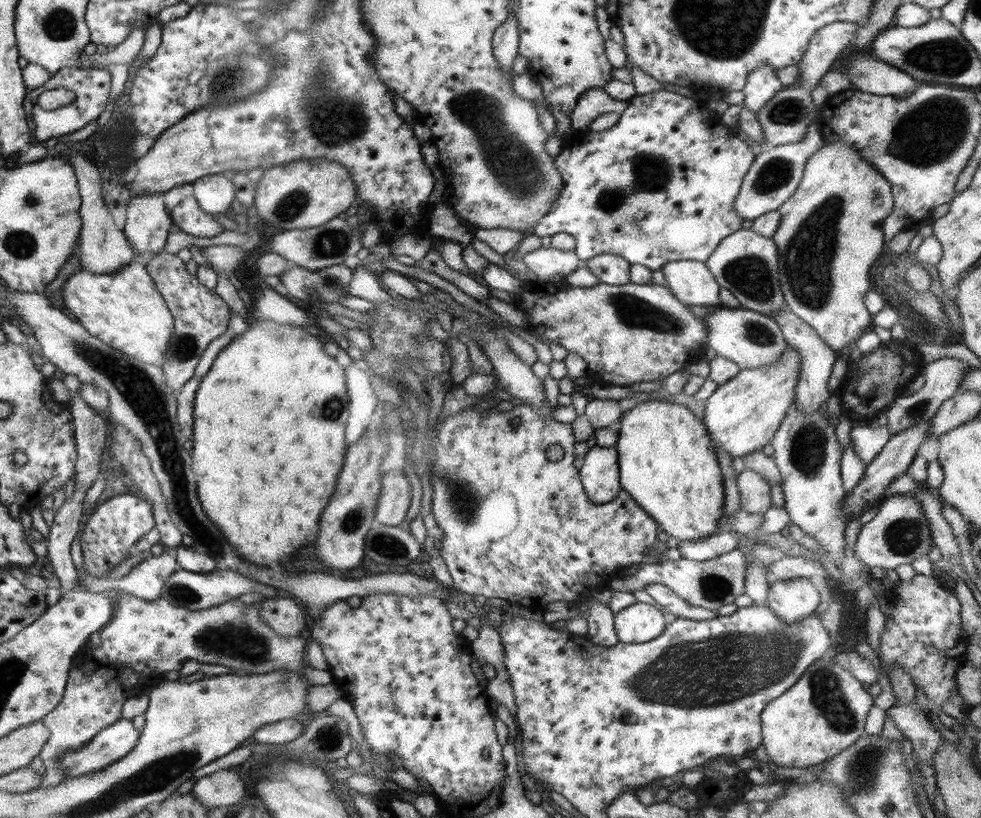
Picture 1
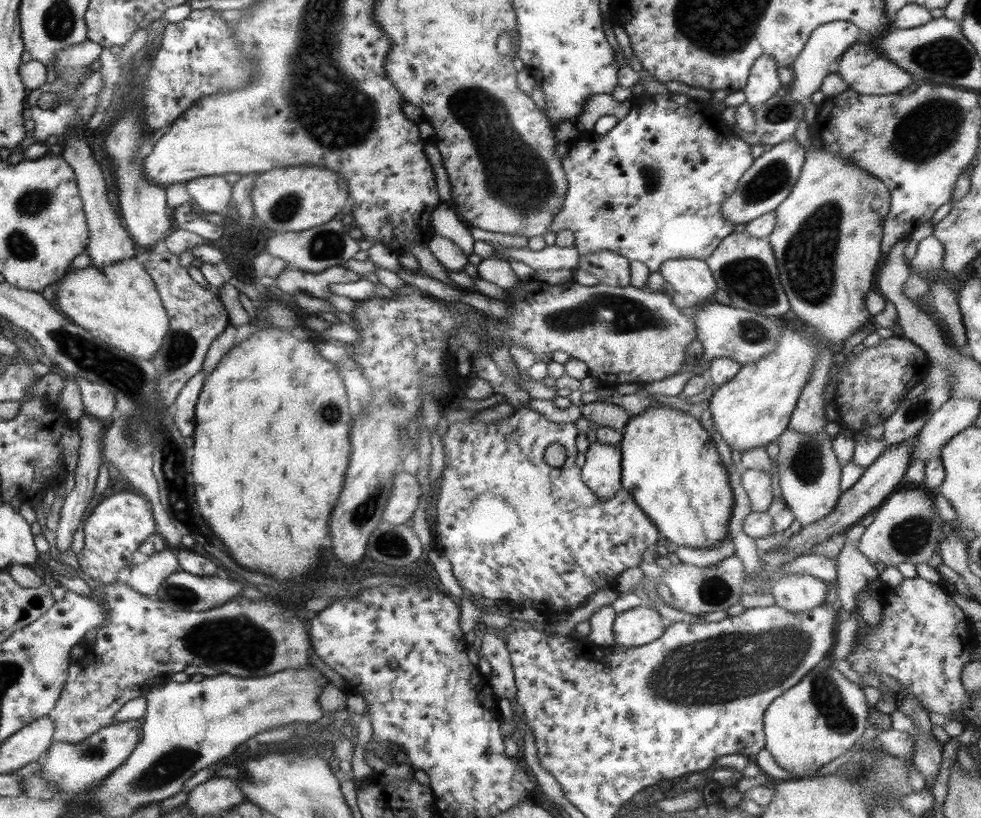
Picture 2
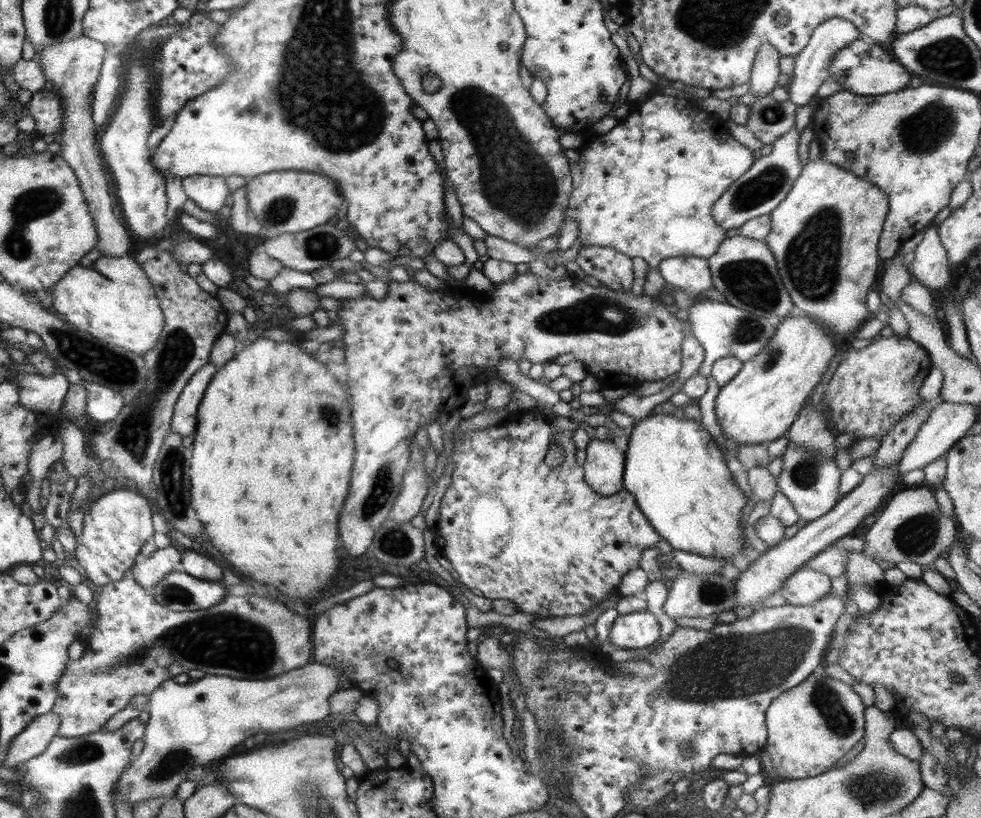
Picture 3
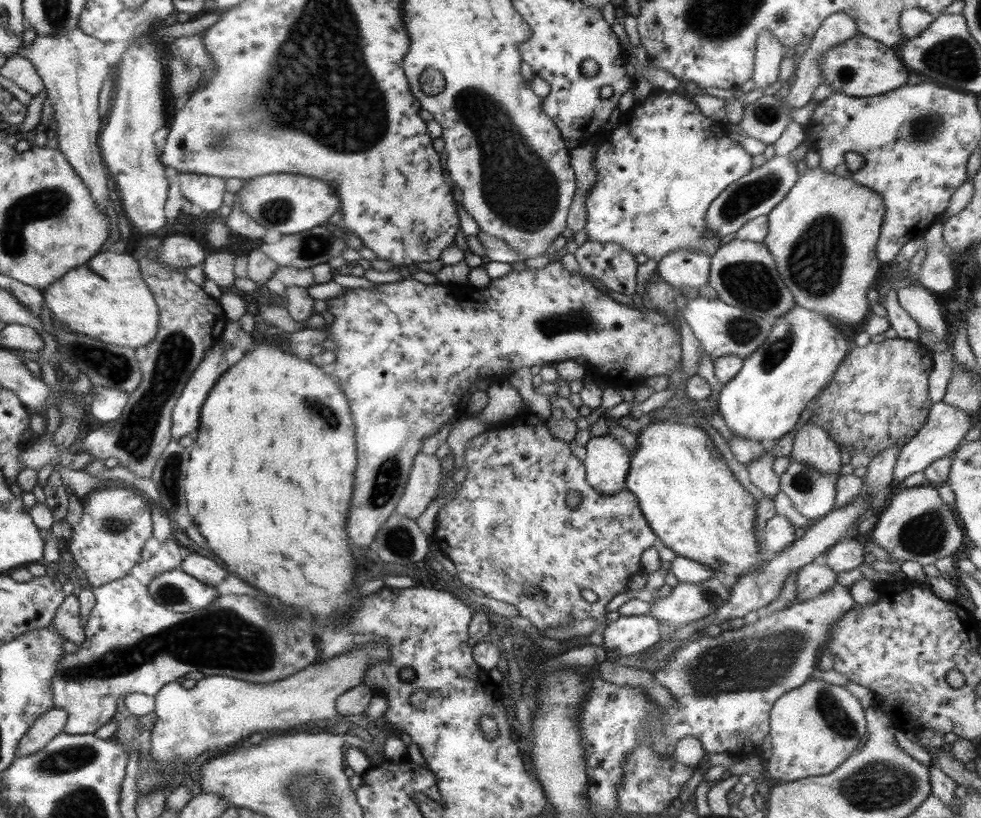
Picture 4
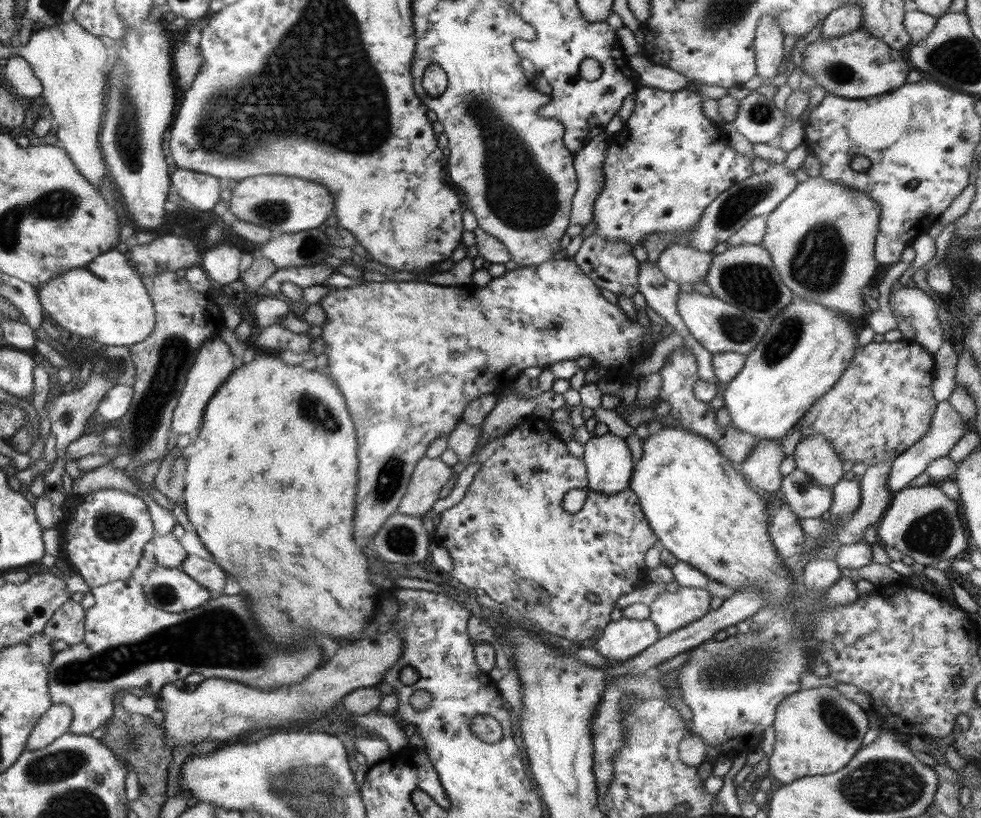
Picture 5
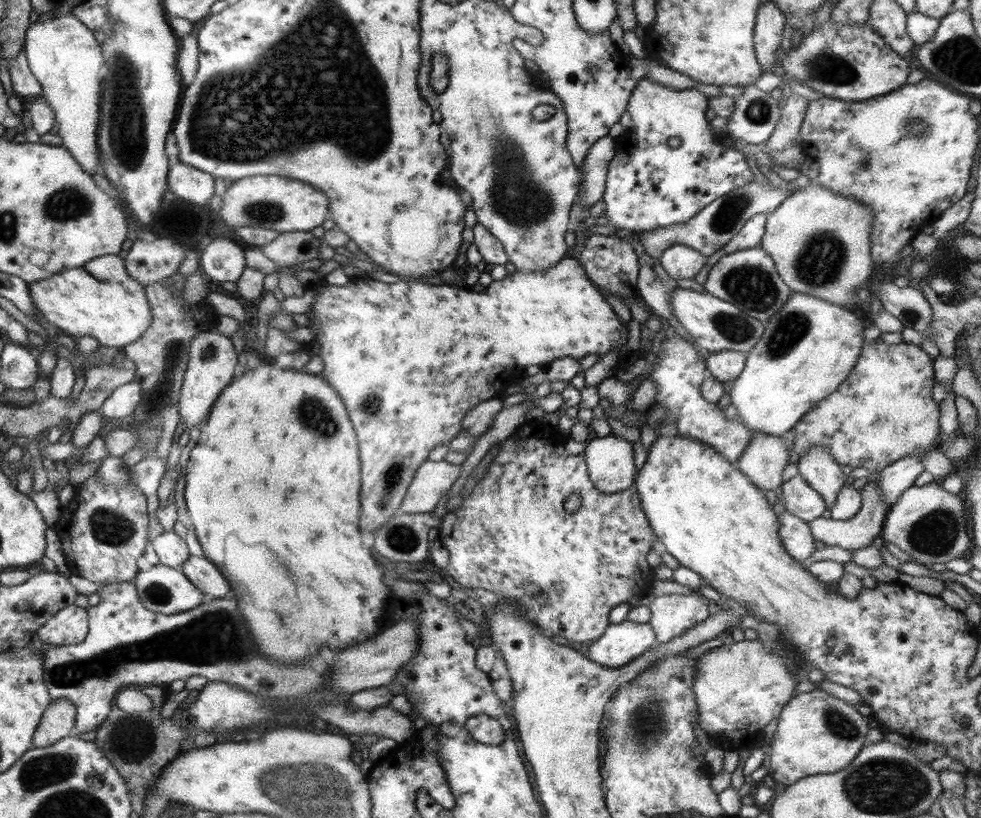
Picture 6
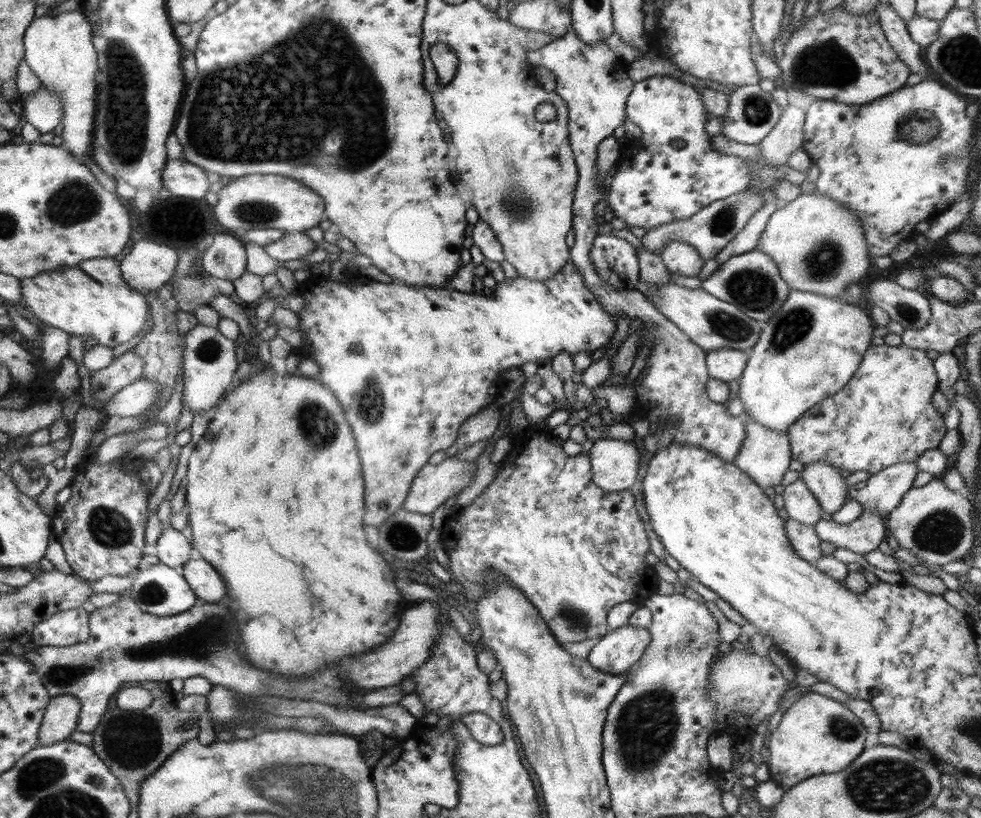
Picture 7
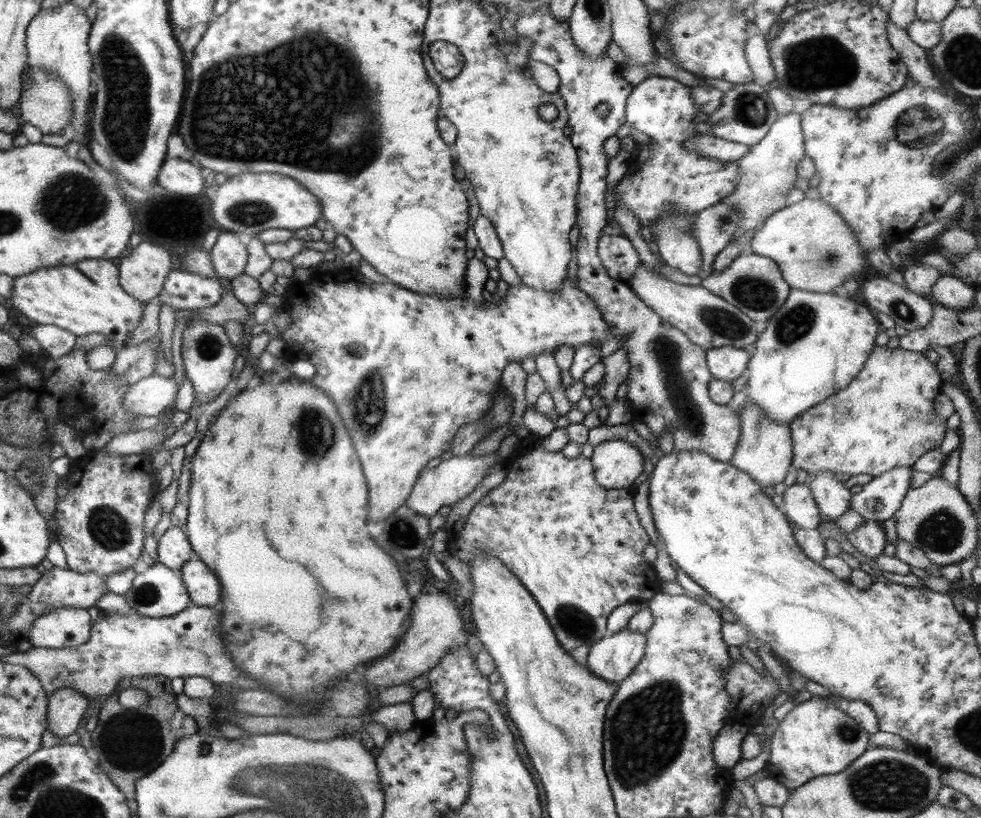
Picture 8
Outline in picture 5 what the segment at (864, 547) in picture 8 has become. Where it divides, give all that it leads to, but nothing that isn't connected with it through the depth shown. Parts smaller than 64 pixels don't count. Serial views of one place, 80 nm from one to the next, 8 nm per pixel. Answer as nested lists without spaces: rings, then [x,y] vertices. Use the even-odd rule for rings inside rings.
[[[892,460],[879,462],[878,464],[867,468],[865,475],[862,475],[862,479],[859,483],[861,489],[861,504],[852,516],[838,520],[838,522],[834,522],[834,519],[831,517],[796,517],[798,524],[800,524],[800,530],[804,532],[804,535],[810,536],[812,540],[828,535],[830,544],[832,543],[836,546],[852,544],[853,542],[864,542],[864,531],[882,519],[882,515],[884,515],[886,509],[890,507],[890,502],[894,496],[893,493],[890,493],[890,489],[888,489],[887,486],[887,476],[891,469],[891,462]]]

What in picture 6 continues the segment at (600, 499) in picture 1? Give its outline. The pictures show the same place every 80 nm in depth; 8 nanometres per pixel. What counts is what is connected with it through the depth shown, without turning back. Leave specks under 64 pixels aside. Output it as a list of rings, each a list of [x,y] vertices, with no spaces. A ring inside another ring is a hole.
[[[609,432],[591,436],[585,448],[589,479],[602,493],[629,489],[637,477],[633,443]]]

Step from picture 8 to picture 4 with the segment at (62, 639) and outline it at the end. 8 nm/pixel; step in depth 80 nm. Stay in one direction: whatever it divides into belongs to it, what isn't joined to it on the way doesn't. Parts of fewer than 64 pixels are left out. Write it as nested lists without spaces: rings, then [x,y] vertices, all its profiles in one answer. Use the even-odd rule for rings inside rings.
[[[70,594],[57,608],[51,620],[52,629],[68,642],[79,645],[85,639],[85,630],[80,626],[80,607],[78,599]]]

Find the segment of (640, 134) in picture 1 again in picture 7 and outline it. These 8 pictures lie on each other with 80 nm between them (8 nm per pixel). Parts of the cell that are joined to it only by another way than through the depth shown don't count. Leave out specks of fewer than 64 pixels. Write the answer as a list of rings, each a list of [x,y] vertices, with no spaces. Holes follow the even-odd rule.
[[[652,76],[633,84],[633,90],[627,98],[625,115],[627,116],[626,119],[630,120],[630,122],[634,122],[634,124],[636,124],[636,126],[638,126],[643,133],[642,137],[628,140],[628,145],[625,147],[624,159],[618,160],[614,166],[618,168],[618,171],[616,171],[616,175],[612,177],[610,187],[608,187],[608,197],[606,197],[606,200],[609,202],[608,206],[614,210],[614,214],[616,214],[615,216],[620,218],[620,220],[627,222],[630,229],[640,233],[661,224],[691,217],[699,210],[702,210],[705,206],[712,204],[715,200],[722,200],[727,196],[738,194],[748,188],[752,176],[749,168],[750,162],[744,161],[740,157],[724,155],[712,149],[711,137],[704,130],[704,124],[708,121],[706,119],[706,113],[707,110],[704,108],[704,103],[702,102],[699,90],[692,86],[686,85],[685,83],[680,84],[680,82],[676,82],[676,80],[672,80],[672,78],[668,78],[667,76]],[[674,140],[683,140],[686,143],[686,146],[684,146],[684,148],[676,148],[676,146],[672,144]]]

